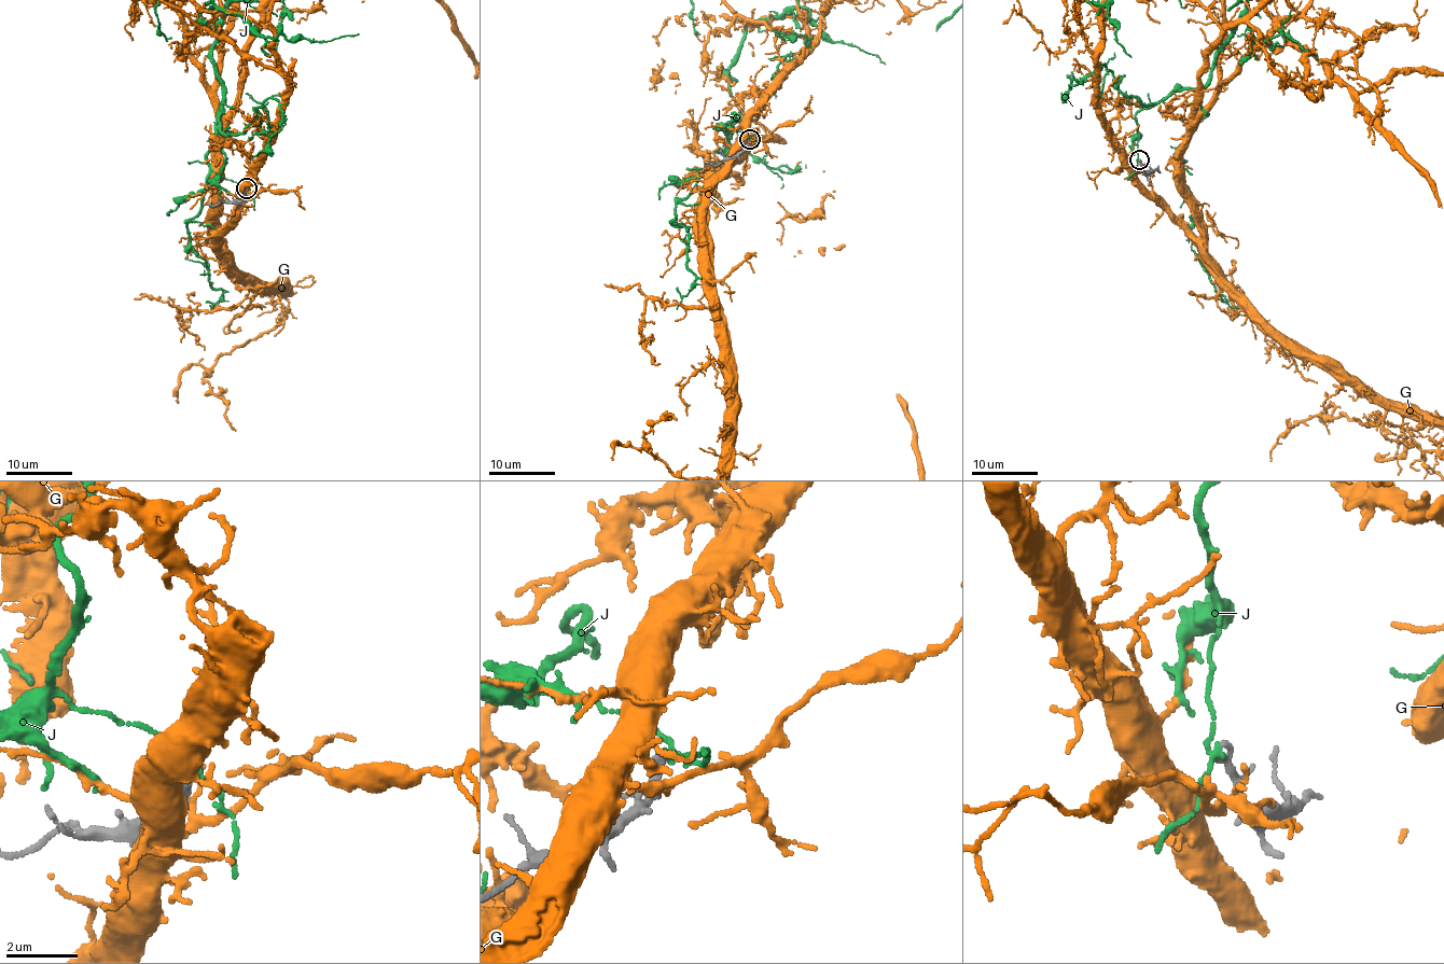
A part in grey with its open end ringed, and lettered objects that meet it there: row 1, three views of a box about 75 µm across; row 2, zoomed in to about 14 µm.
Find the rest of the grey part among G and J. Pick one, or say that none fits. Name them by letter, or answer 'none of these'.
none of these

